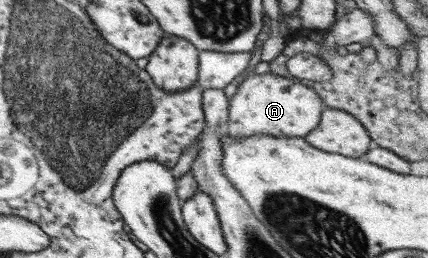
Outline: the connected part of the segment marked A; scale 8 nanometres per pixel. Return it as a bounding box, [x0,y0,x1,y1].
[228,72,325,138]

